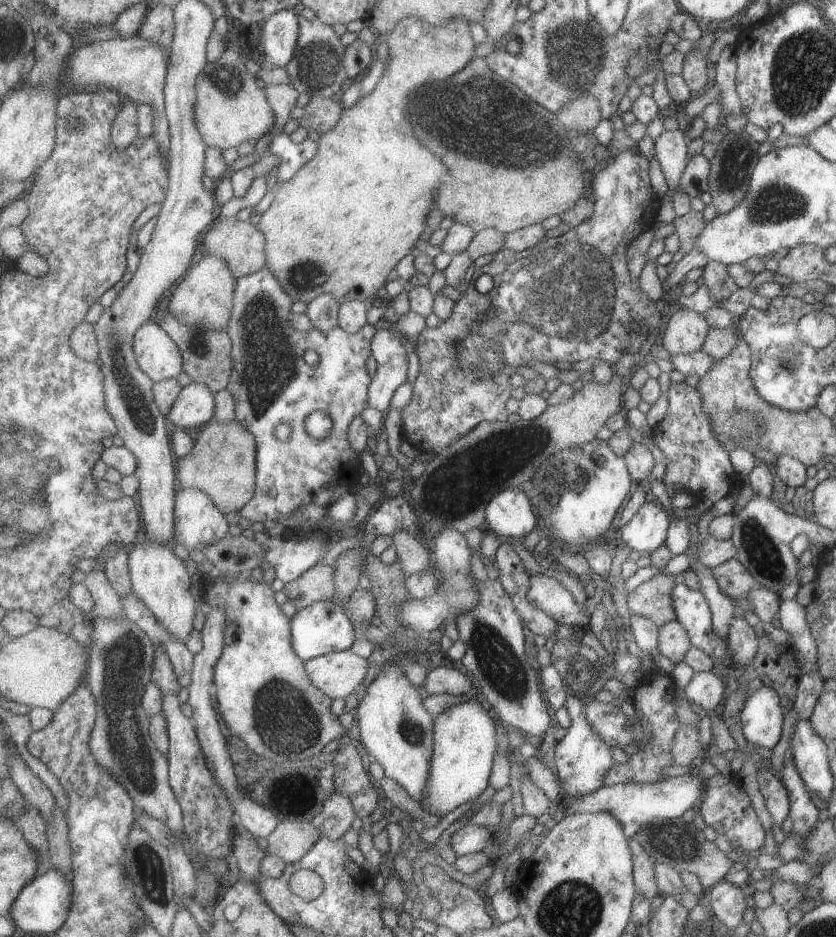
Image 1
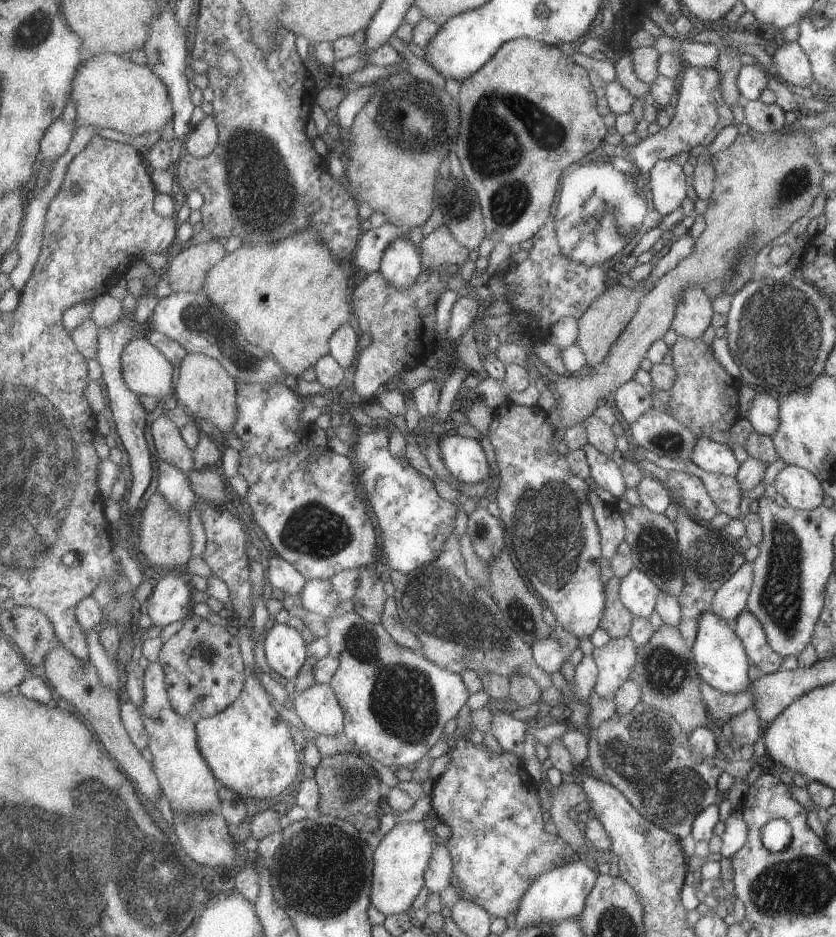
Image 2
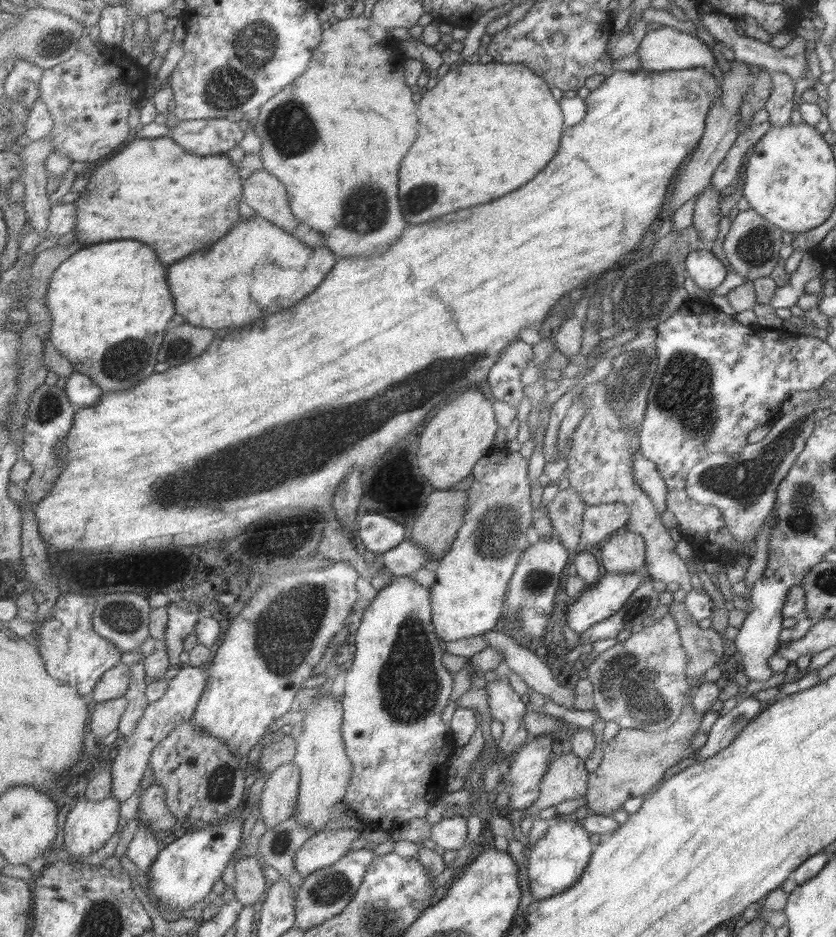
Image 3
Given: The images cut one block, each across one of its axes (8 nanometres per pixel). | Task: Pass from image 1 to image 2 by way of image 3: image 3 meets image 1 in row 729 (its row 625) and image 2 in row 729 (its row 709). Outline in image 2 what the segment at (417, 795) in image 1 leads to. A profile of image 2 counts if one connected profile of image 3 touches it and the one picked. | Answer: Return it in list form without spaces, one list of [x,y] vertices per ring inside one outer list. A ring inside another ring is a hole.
[[[357,611],[338,612],[327,622],[329,628],[328,654],[339,658],[339,670],[330,685],[346,710],[344,736],[362,756],[378,760],[385,766],[407,767],[421,762],[439,742],[451,718],[459,716],[471,692],[459,673],[437,666],[422,653],[401,646],[389,634],[382,622],[373,624]]]

